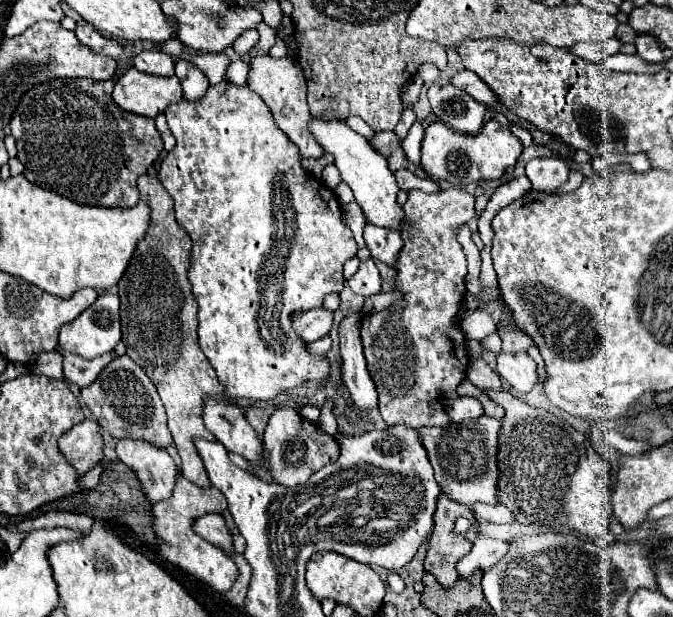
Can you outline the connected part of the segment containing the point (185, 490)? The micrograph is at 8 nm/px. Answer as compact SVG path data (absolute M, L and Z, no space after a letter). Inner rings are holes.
M183 477L177 479L175 491L167 501L153 505L153 531L159 535L159 553L165 561L177 565L191 577L207 583L217 593L225 593L231 589L233 581L237 579L239 571L231 557L227 557L219 547L207 543L197 533L189 531L189 517L201 517L207 513L223 513L227 509L227 499L219 489L213 487L199 487L195 483L185 481Z

